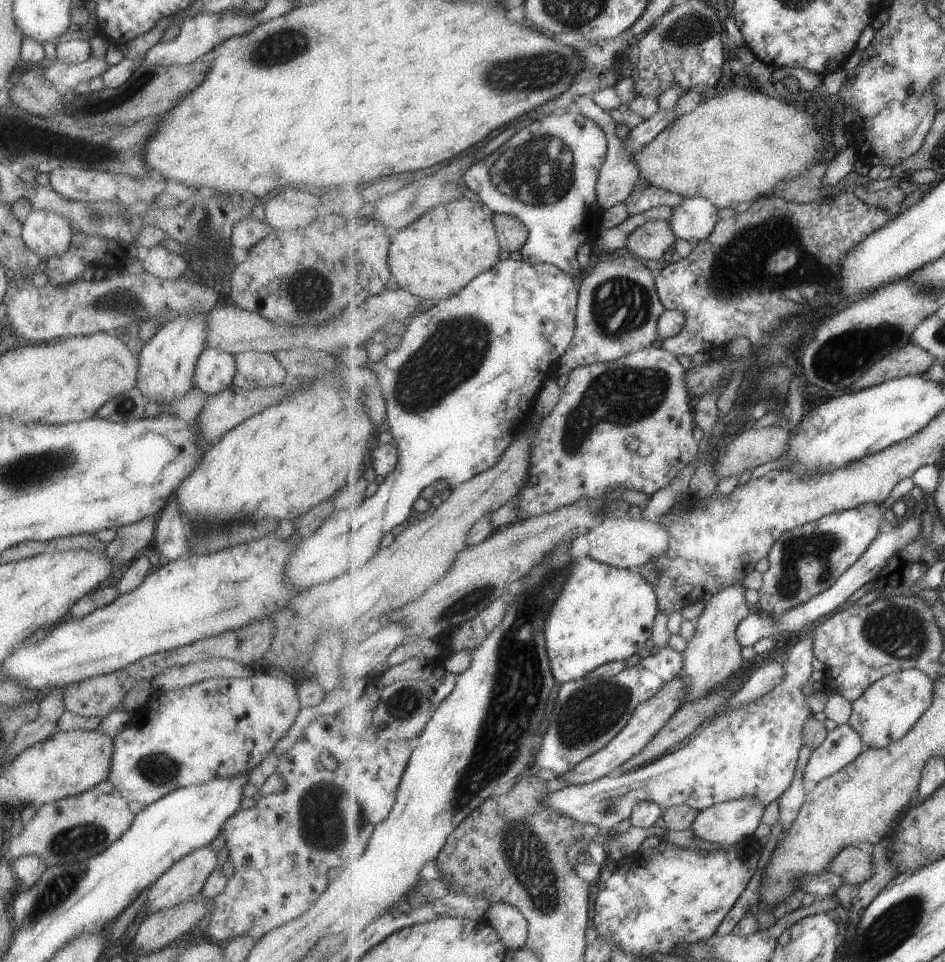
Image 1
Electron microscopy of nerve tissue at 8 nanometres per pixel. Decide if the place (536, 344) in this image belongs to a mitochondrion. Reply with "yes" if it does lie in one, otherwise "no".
no

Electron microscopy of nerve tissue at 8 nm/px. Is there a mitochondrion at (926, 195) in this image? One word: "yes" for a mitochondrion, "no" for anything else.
no

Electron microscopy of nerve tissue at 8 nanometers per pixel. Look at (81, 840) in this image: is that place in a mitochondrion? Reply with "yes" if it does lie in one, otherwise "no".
yes

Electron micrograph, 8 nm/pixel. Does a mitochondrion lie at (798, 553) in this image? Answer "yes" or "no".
yes

